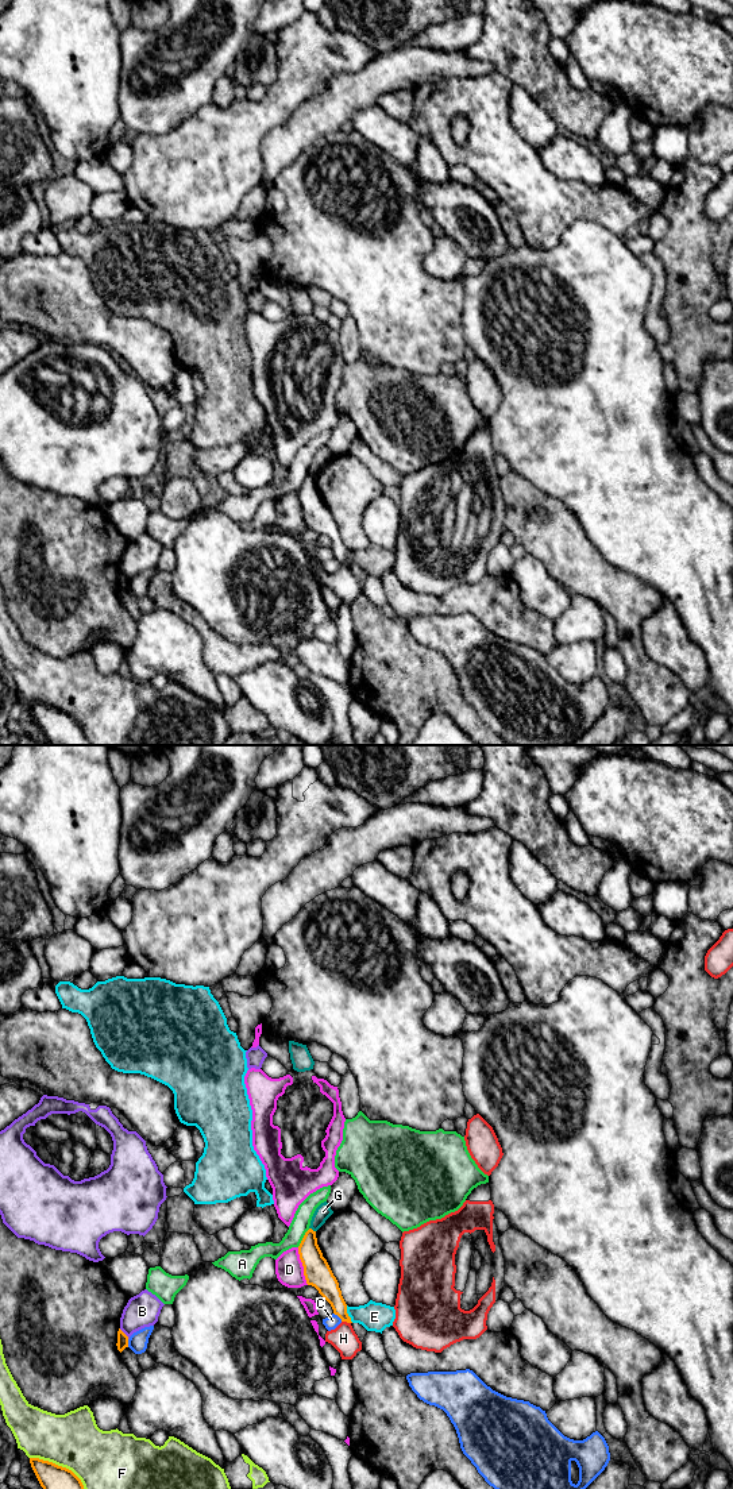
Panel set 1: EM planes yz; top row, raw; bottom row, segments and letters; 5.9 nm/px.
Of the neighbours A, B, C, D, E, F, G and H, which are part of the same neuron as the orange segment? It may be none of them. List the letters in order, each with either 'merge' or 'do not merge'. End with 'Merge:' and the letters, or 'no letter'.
A: do not merge
B: do not merge
C: do not merge
D: do not merge
E: do not merge
F: do not merge
G: do not merge
H: do not merge
Merge: no letter

